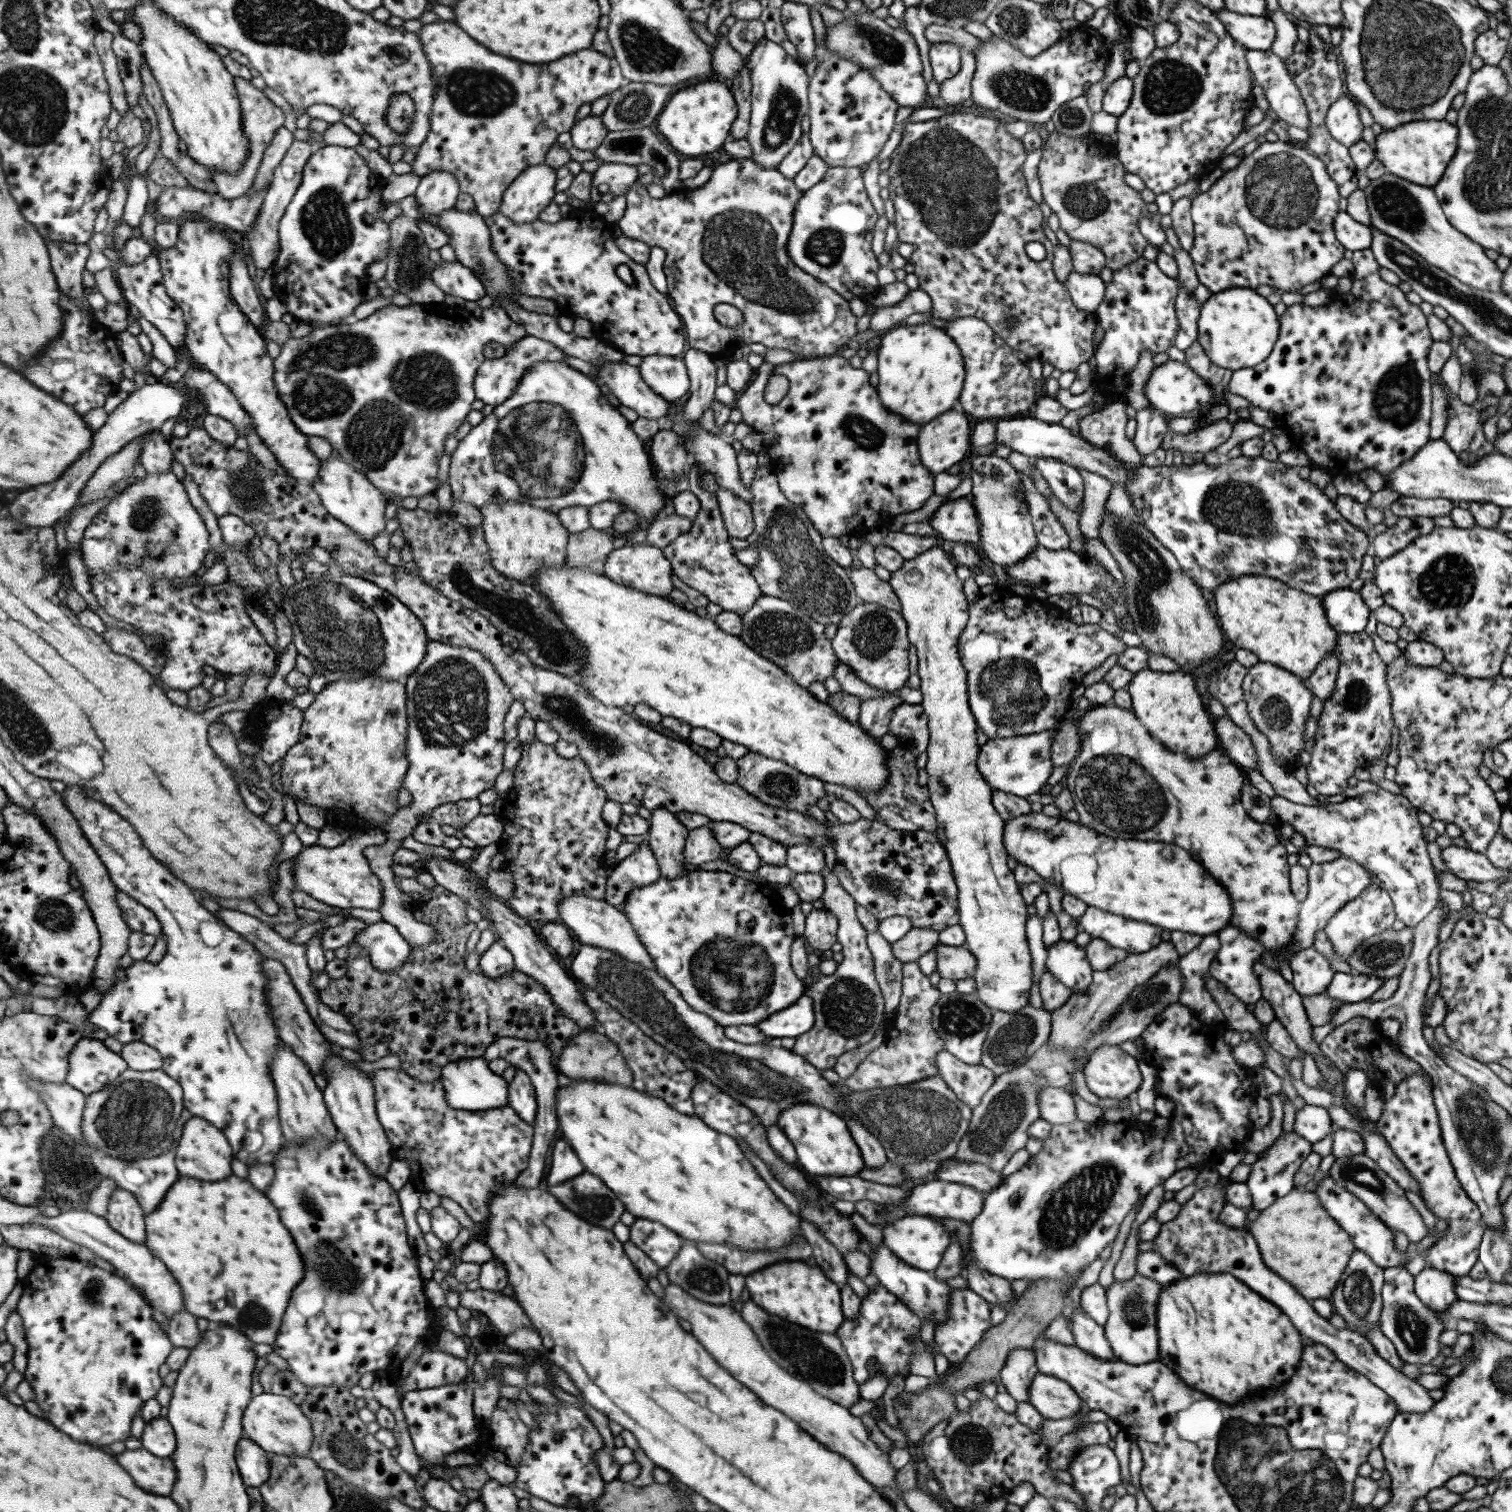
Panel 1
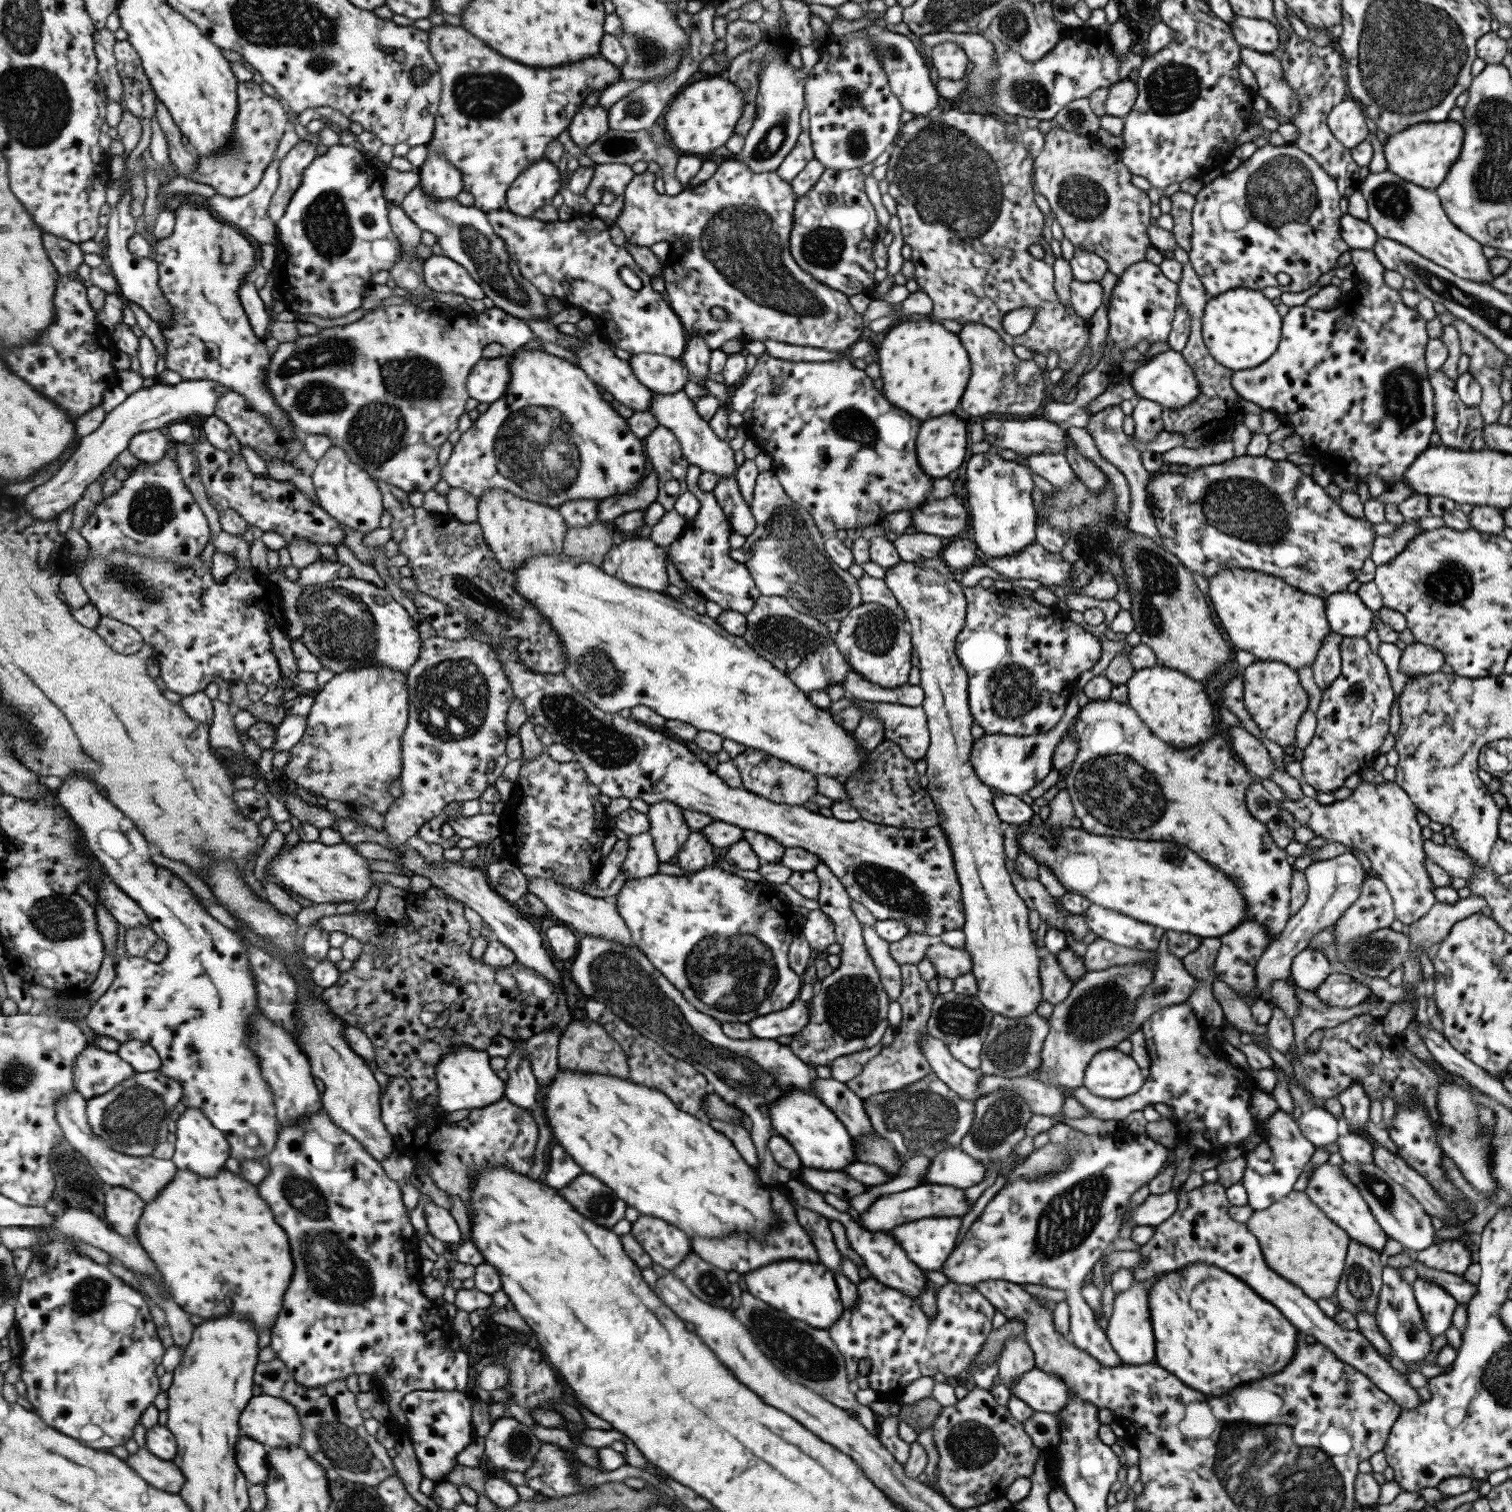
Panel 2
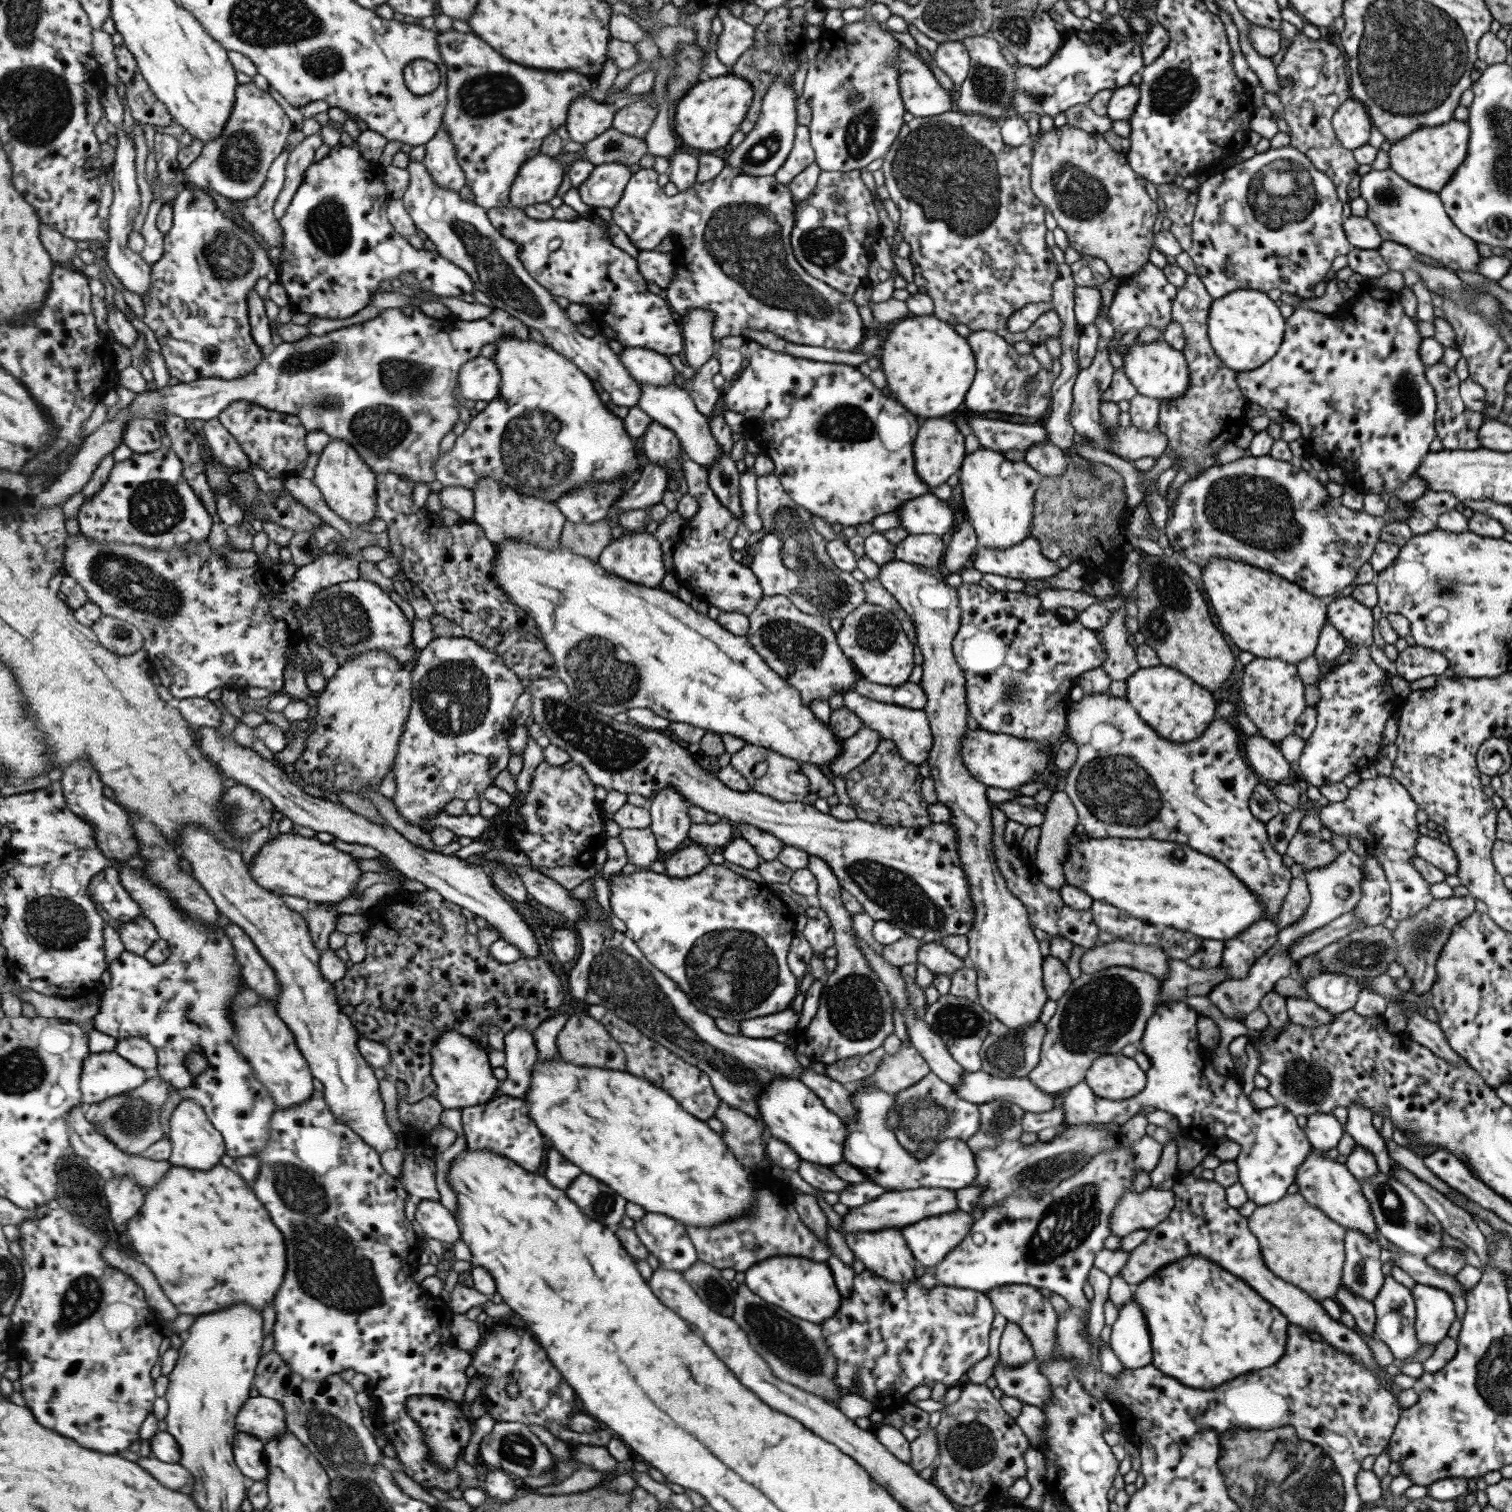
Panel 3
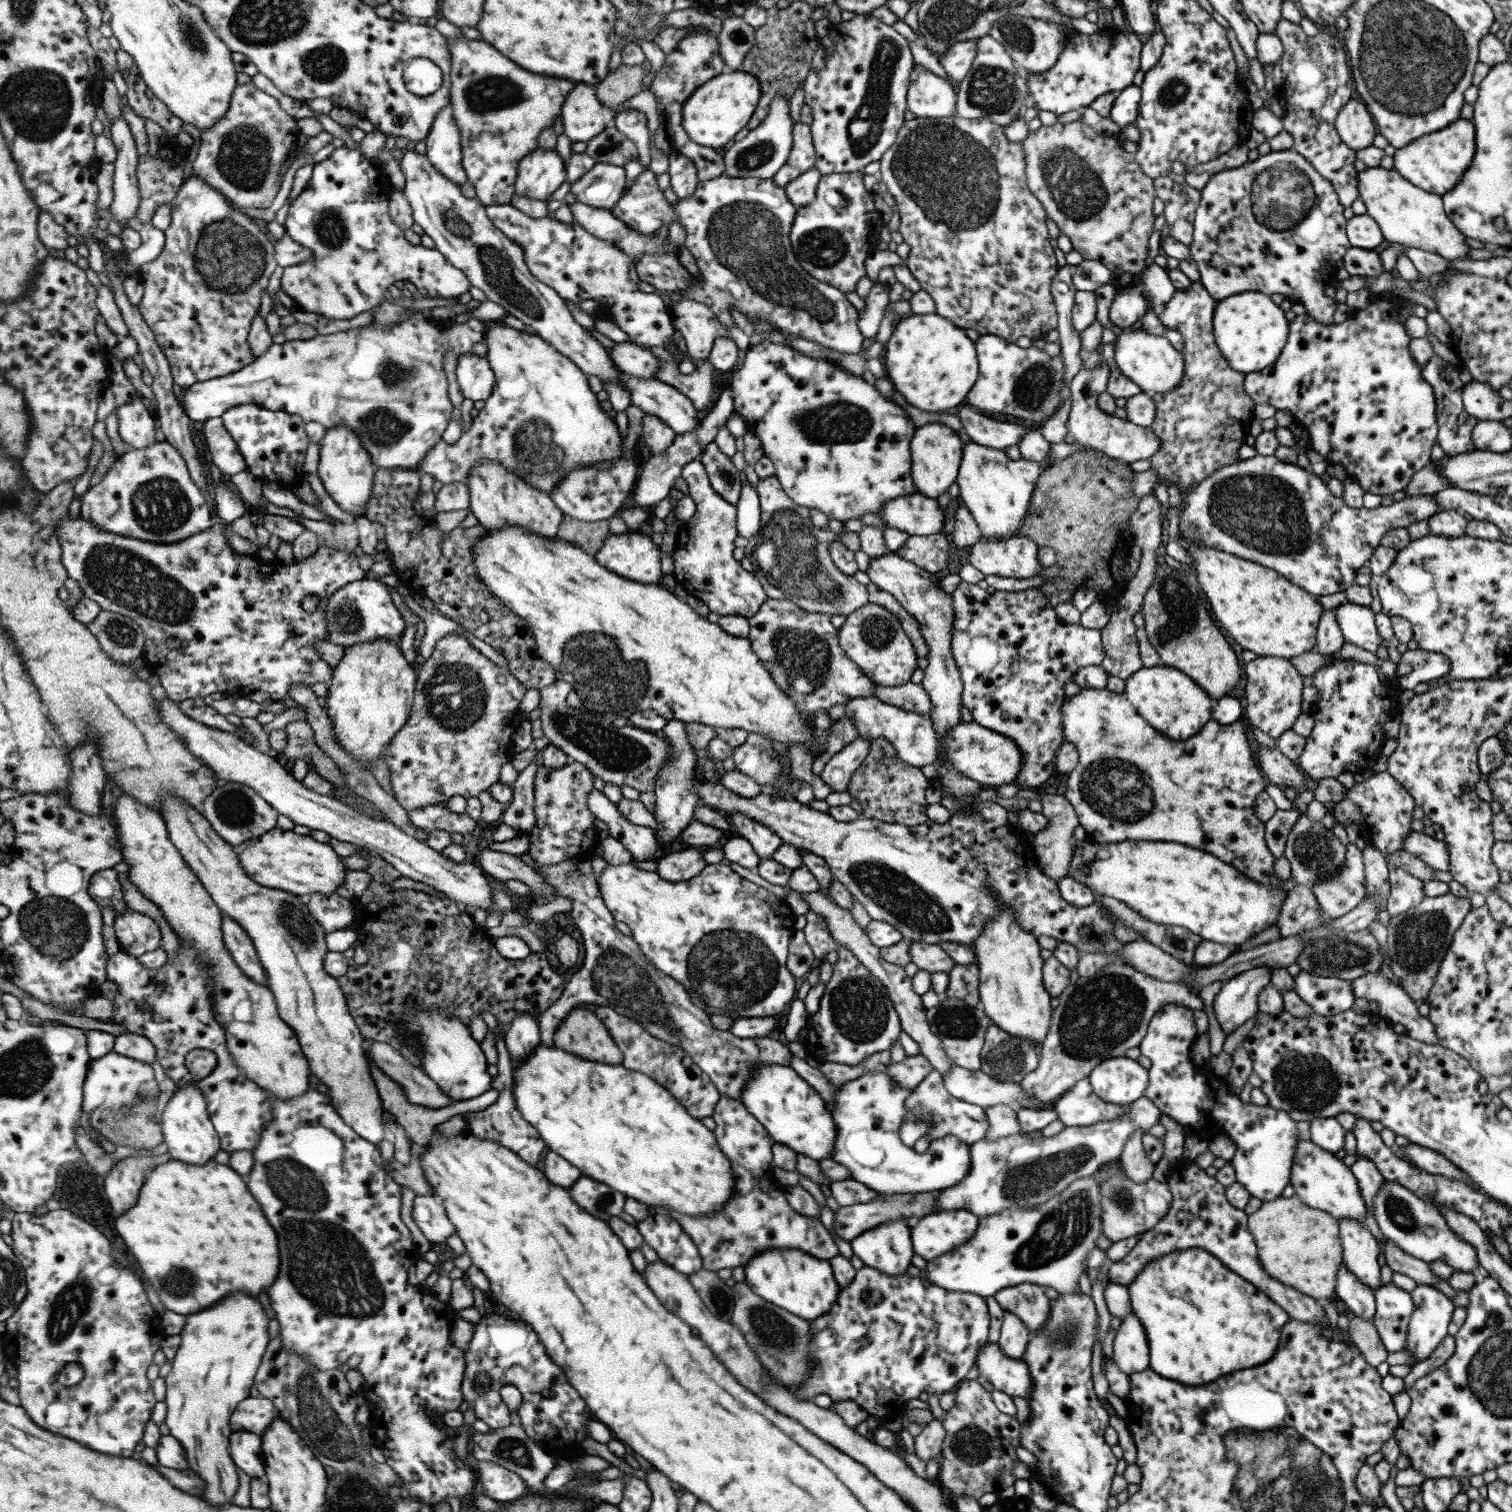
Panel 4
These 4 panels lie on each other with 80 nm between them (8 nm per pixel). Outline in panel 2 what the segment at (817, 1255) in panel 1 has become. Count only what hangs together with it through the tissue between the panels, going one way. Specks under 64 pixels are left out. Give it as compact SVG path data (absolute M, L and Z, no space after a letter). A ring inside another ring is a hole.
M799 1205L794 1207L794 1212L799 1226L811 1238L811 1244L818 1254L818 1263L833 1274L836 1272L836 1268L840 1267L842 1256L833 1244L831 1232L828 1229L829 1220Z

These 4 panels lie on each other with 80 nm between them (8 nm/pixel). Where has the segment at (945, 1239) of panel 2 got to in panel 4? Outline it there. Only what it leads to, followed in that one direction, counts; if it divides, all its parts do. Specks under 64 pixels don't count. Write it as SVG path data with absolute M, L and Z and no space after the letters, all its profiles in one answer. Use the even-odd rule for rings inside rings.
M963 1209L931 1212L914 1219L909 1229L912 1251L925 1261L951 1252L974 1235L978 1219Z

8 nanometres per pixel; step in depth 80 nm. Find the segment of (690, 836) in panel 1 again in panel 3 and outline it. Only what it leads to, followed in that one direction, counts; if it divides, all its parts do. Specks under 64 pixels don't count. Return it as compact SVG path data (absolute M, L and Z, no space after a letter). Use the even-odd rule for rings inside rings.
M687 840L673 855L663 861L665 872L671 878L685 878L697 874L709 864L709 855L701 848L699 843Z

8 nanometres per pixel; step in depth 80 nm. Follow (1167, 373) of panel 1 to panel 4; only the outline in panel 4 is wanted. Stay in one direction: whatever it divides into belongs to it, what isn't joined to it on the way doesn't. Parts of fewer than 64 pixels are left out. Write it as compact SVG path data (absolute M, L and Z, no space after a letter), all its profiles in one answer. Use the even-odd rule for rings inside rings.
M1133 327L1122 329L1116 336L1114 346L1115 364L1119 372L1140 388L1141 393L1157 394L1169 392L1181 382L1184 373L1182 354L1175 350L1164 335L1156 336L1145 333L1143 329Z

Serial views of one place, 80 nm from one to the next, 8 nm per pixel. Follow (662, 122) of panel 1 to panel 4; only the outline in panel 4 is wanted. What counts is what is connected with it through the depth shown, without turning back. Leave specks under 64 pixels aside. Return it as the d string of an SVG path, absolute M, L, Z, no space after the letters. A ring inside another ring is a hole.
M726 70L717 76L707 80L707 82L699 85L681 107L681 126L686 132L688 139L699 146L716 149L717 147L726 147L733 142L735 134L737 134L750 119L751 114L755 110L760 92L759 83L749 73Z

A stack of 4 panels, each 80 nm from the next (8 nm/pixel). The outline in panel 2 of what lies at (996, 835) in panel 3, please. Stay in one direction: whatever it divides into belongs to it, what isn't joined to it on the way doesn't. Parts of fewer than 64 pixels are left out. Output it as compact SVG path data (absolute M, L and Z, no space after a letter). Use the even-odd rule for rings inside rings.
M1004 856L1004 865L1012 878L1016 894L1029 911L1035 910L1038 913L1039 920L1045 922L1046 928L1055 928L1063 934L1071 932L1076 941L1082 940L1089 932L1083 914L1067 913L1061 908L1059 901L1051 899L1045 887L1037 879L1023 879L1014 867L1014 860L1011 861Z

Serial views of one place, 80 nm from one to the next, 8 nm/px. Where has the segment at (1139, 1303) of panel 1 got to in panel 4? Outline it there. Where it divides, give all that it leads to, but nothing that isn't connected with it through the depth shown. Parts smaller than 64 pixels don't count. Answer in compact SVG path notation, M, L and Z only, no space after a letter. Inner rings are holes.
M1131 1312L1122 1318L1112 1341L1113 1362L1129 1376L1148 1369L1148 1344L1139 1319Z

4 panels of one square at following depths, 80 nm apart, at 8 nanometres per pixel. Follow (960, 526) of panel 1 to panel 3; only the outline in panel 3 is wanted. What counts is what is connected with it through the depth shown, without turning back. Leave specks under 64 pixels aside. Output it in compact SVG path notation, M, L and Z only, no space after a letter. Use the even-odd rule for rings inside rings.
M930 493L905 501L897 510L899 526L908 534L936 534L941 536L954 530L955 512L947 501L939 500Z

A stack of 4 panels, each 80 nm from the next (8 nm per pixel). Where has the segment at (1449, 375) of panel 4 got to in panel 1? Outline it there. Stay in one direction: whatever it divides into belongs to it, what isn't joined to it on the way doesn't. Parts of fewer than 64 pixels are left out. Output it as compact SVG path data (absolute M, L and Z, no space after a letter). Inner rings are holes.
M1446 388L1447 421L1441 440L1455 453L1459 463L1473 463L1493 454L1493 444L1487 442L1482 430L1480 412L1463 404Z

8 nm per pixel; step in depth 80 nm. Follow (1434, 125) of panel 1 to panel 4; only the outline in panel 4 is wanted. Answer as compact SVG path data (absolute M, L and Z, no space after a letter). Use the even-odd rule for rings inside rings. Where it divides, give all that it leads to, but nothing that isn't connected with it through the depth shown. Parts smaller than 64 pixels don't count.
M1461 118L1437 132L1421 135L1408 145L1396 148L1392 155L1392 169L1413 186L1441 196L1457 184L1472 161L1473 153L1474 126L1470 120Z

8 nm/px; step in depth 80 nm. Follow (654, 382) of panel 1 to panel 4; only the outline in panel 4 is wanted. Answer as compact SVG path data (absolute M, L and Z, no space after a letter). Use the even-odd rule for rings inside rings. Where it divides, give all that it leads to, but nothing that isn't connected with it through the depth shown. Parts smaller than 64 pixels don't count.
M629 342L615 343L609 350L612 361L621 373L637 378L655 378L660 367L658 358L641 347Z

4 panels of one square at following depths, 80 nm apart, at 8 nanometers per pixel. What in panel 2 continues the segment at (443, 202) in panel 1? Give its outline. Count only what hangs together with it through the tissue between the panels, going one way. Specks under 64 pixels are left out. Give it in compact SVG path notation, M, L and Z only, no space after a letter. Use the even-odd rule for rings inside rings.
M434 152L421 166L422 190L433 198L457 198L464 190L464 174L442 154Z

